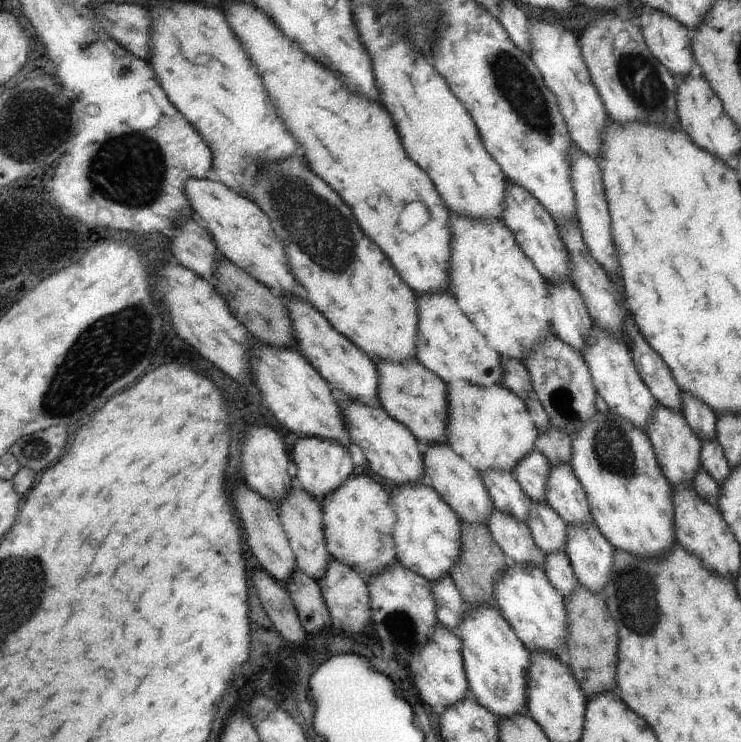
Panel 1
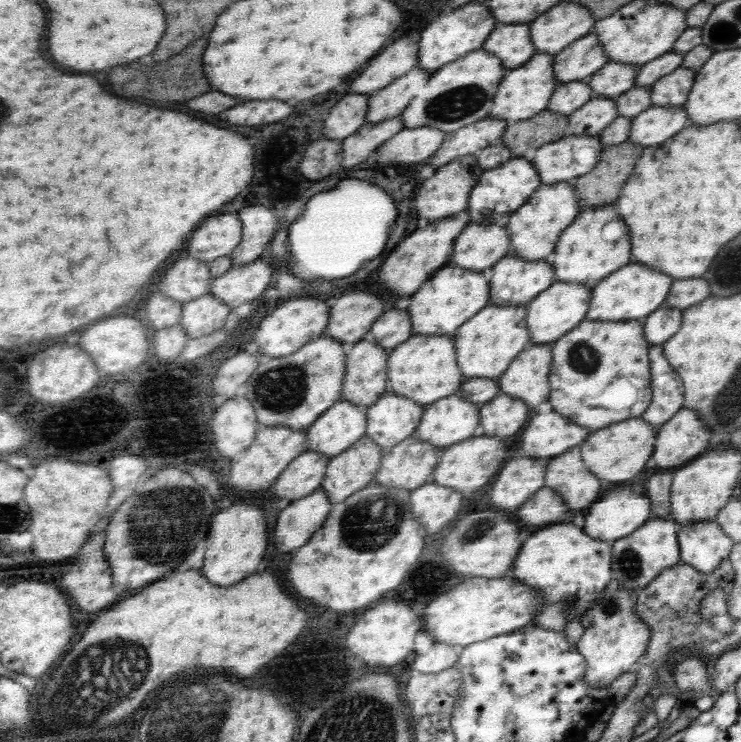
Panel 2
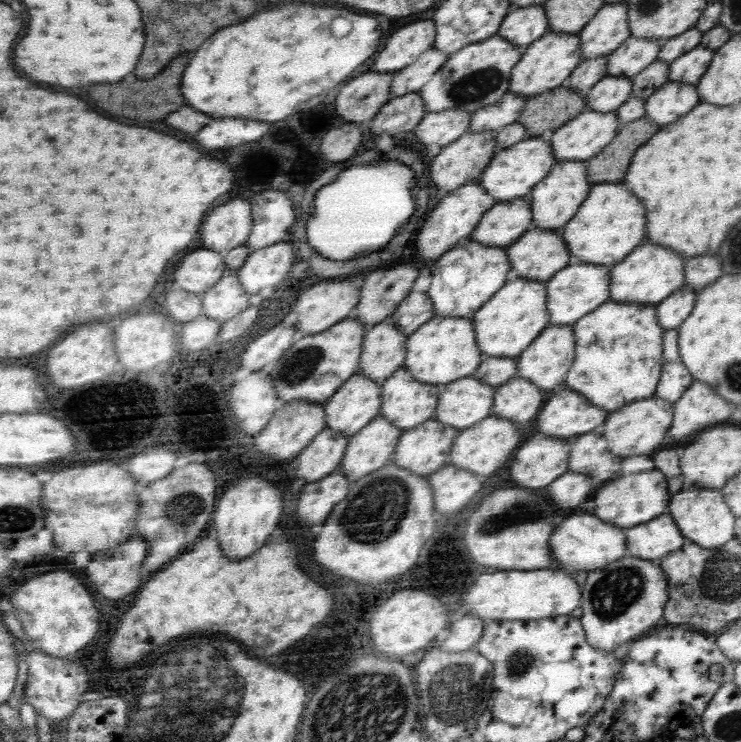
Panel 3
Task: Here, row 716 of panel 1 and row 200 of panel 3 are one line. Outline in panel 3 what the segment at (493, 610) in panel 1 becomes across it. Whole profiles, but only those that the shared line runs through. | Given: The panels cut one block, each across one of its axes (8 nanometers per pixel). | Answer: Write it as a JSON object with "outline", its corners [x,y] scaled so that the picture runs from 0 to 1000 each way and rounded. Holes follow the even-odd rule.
{"outline":[[[710,183],[706,189],[696,191],[694,197],[672,202],[648,244],[675,274],[713,267],[718,261],[719,253],[750,224],[752,217],[742,190],[734,190],[730,185]]]}

